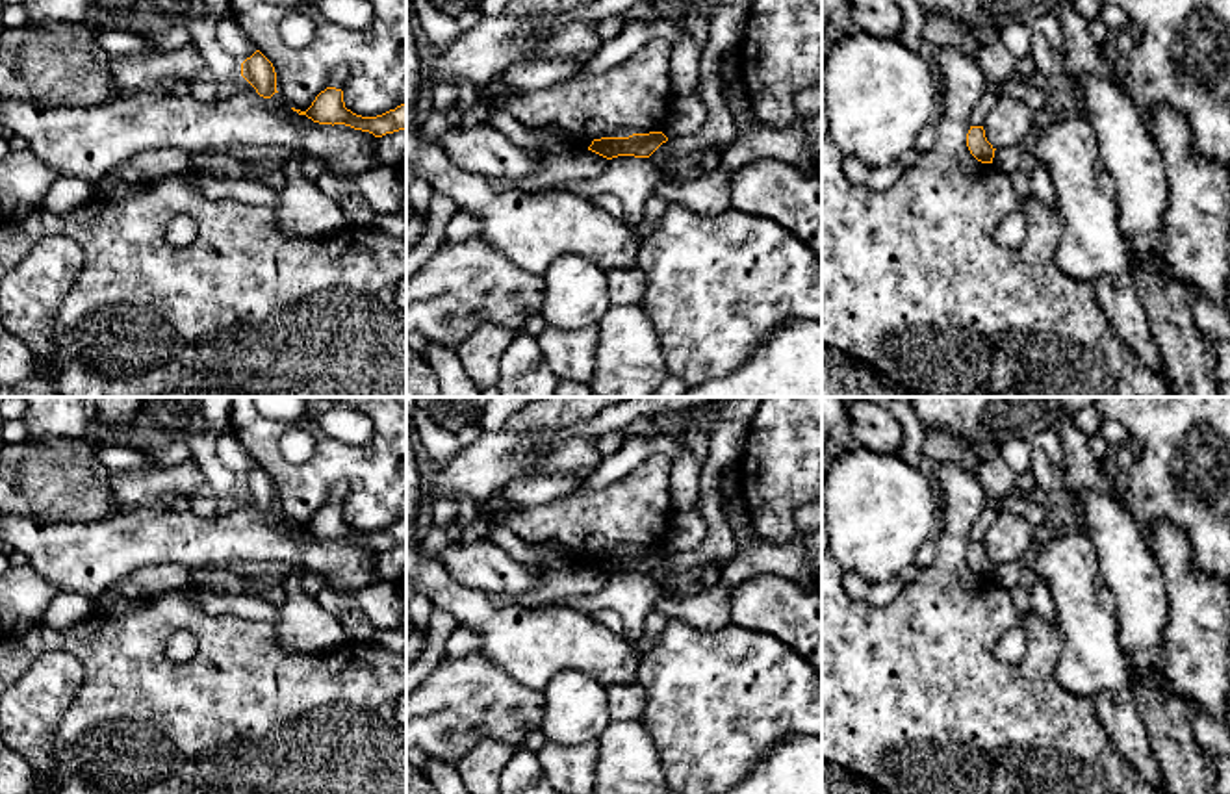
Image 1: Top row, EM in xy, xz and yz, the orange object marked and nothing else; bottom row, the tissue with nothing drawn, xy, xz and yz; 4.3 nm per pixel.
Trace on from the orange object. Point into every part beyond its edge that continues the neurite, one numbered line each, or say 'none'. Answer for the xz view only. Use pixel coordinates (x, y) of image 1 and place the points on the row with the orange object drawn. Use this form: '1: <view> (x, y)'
none

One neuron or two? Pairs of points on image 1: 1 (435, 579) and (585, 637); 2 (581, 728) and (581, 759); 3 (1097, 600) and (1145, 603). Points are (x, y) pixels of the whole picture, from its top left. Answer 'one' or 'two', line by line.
1: one
2: two
3: two

